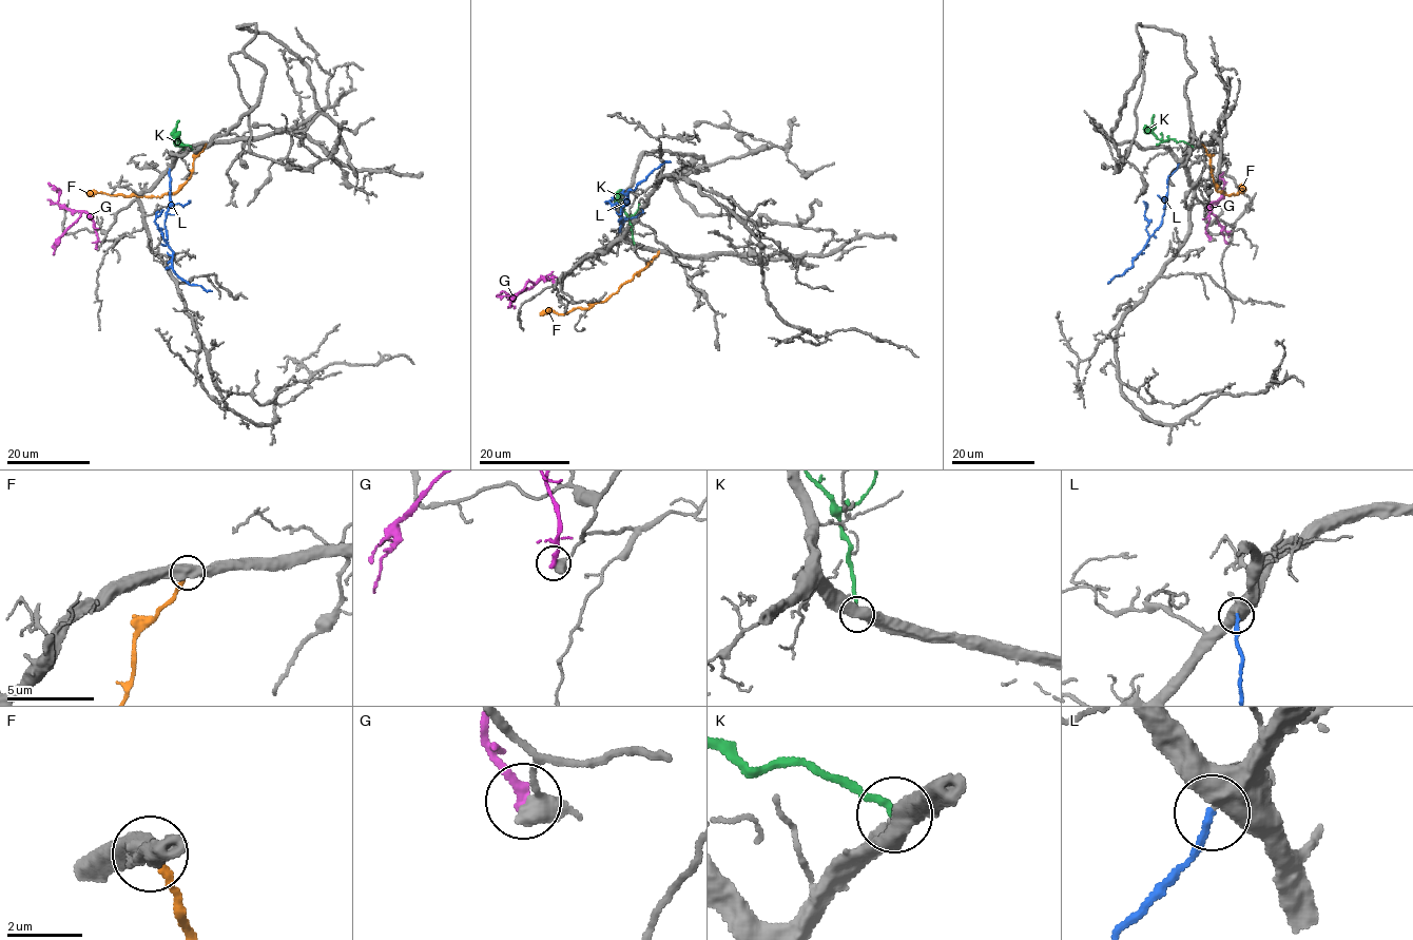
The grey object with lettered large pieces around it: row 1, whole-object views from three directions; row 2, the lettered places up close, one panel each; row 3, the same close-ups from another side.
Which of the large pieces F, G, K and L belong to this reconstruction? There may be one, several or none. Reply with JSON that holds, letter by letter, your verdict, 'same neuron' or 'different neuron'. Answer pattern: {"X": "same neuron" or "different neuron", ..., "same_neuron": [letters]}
{"F": "different neuron", "G": "different neuron", "K": "different neuron", "L": "same neuron", "same_neuron": ["L"]}

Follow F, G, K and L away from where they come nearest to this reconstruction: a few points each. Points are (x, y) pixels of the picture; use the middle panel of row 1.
F: (658, 251), (646, 267), (637, 271), (605, 300), (587, 308), (573, 308), (565, 313), (543, 311), (540, 314)
G: (553, 281), (553, 275), (535, 283), (528, 281), (510, 302), (510, 307)
K: (633, 245), (628, 216), (618, 199), (622, 199)
L: (619, 231), (623, 222), (619, 219), (622, 208), (628, 203), (627, 192), (655, 169), (671, 161)

